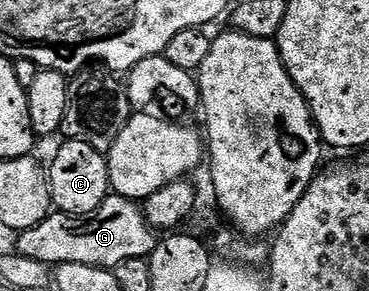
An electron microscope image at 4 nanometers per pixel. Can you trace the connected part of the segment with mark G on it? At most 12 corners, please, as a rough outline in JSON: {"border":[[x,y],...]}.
{"border":[[107,195],[94,213],[51,212],[16,251],[51,267],[111,271],[149,258],[141,204]]}

